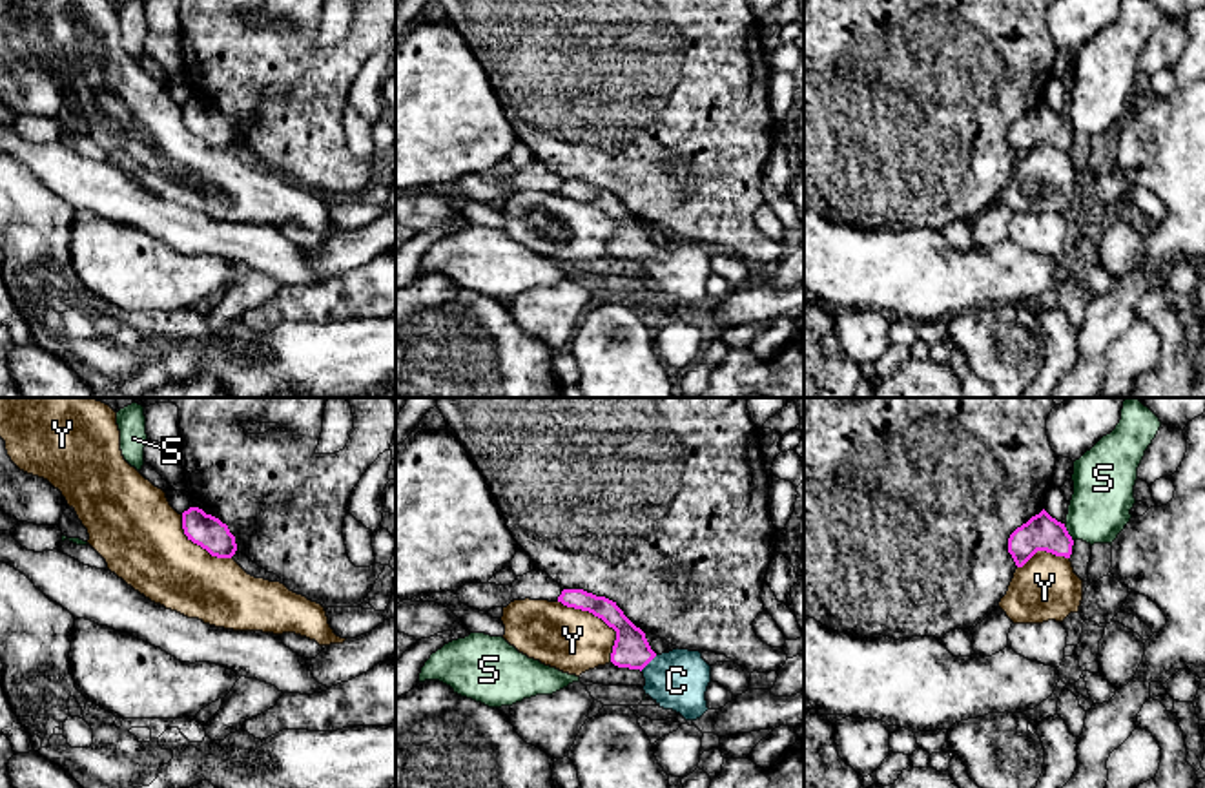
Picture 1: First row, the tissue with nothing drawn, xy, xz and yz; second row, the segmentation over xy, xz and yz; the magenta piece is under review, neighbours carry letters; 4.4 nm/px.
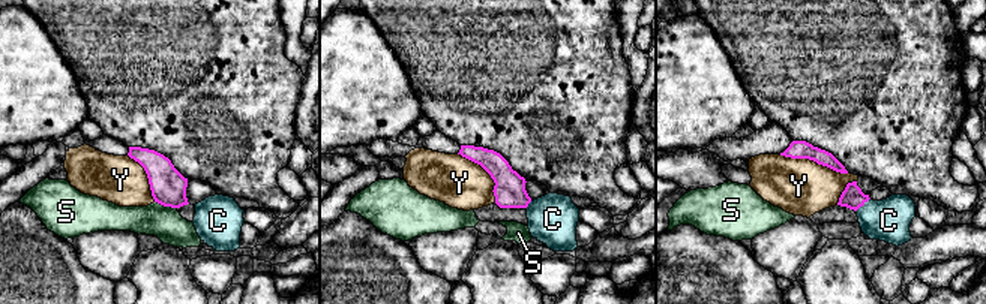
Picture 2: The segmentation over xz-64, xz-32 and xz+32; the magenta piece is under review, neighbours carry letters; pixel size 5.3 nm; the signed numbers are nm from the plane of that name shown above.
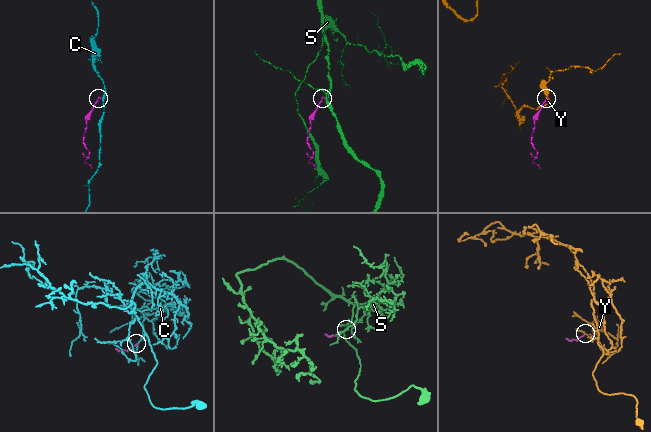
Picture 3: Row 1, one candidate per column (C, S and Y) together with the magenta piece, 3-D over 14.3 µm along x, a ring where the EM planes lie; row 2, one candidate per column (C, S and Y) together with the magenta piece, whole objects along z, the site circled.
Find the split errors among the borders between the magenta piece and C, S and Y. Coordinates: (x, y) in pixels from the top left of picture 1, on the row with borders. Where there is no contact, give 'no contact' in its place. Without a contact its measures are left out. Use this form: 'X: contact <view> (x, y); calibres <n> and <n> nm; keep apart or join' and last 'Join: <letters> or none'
C: contact xz (648, 663); calibres 160 and 260 nm; join
S: contact yz (1067, 533); calibres 160 and 280 nm; keep apart
Y: contact xz (602, 619); calibres 160 and 280 nm; keep apart
Join: C

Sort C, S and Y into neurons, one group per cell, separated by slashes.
C / S / Y

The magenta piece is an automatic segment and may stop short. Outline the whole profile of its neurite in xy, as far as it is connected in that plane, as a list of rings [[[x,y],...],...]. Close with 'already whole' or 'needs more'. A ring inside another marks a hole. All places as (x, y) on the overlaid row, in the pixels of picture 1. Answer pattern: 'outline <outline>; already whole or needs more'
outline [[[199,507],[182,513],[182,529],[188,540],[206,549],[211,556],[232,558],[237,551],[235,536],[219,518]]]; already whole

